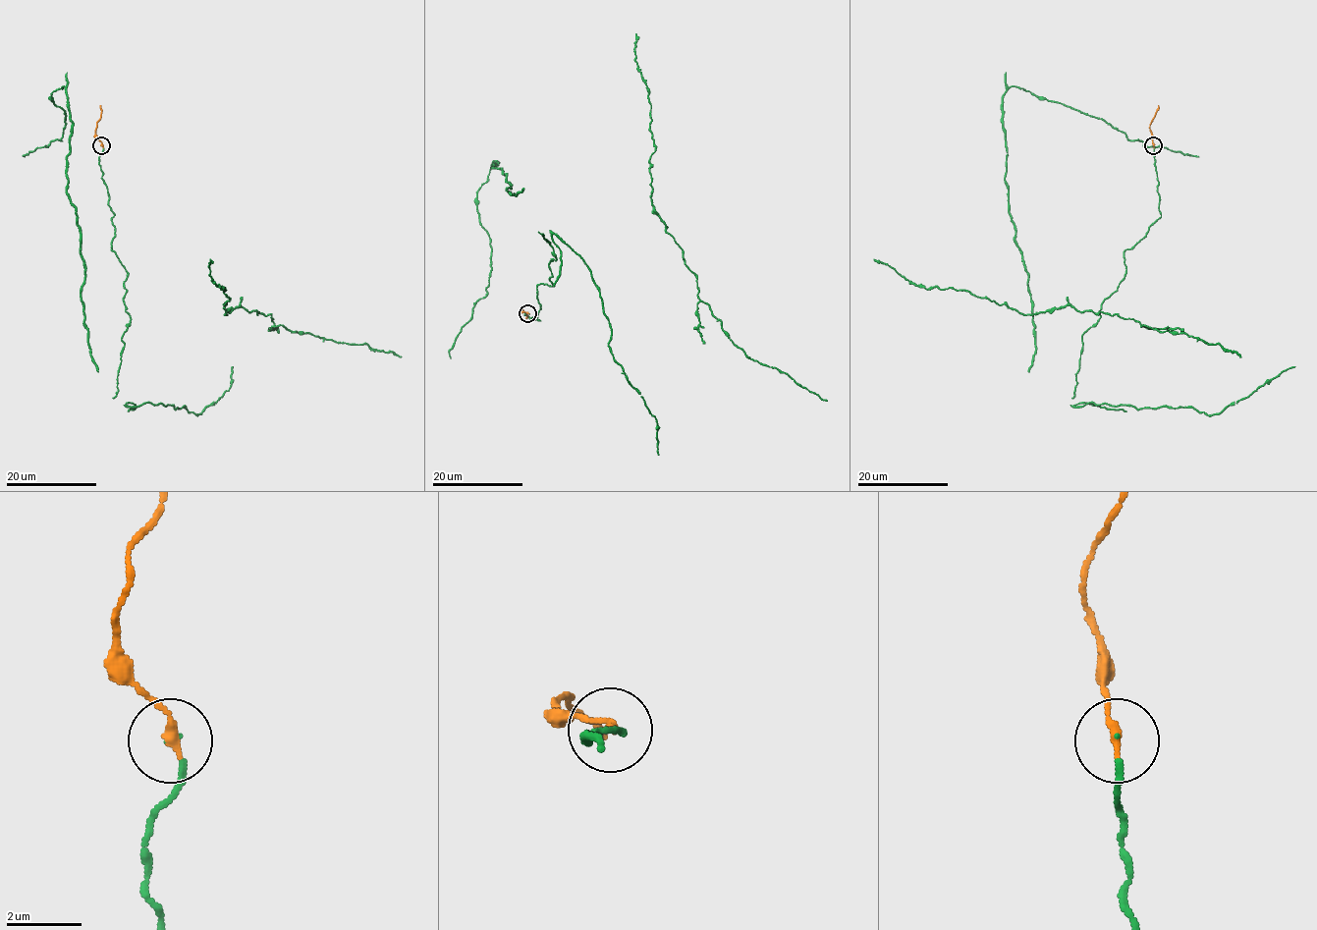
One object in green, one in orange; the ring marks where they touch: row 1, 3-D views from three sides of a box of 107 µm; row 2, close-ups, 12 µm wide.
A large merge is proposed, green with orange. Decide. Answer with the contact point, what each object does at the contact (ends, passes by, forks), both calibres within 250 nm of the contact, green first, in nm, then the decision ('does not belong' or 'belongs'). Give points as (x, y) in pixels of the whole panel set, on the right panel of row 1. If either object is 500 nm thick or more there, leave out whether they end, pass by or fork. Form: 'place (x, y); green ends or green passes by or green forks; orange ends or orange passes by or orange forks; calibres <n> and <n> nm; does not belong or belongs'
place (1153, 145); green ends; orange ends; calibres 90 and 240 nm; belongs

